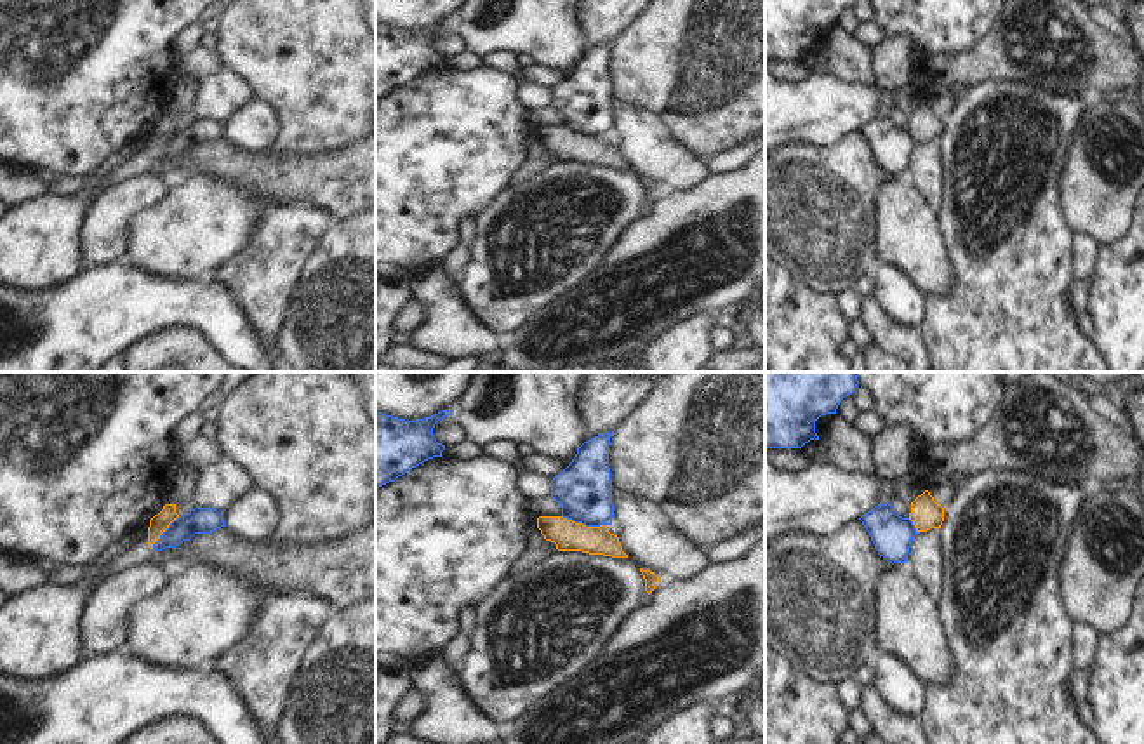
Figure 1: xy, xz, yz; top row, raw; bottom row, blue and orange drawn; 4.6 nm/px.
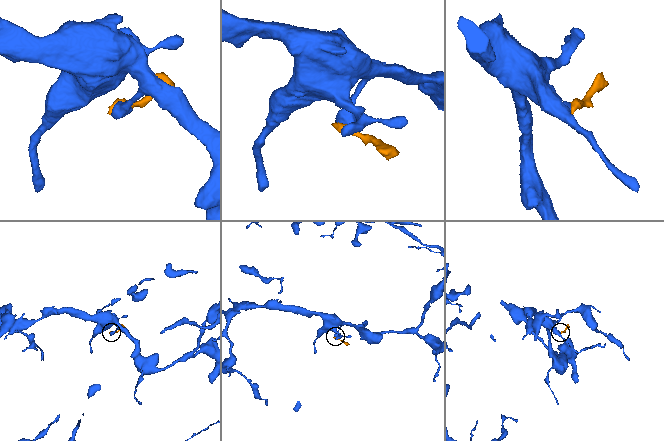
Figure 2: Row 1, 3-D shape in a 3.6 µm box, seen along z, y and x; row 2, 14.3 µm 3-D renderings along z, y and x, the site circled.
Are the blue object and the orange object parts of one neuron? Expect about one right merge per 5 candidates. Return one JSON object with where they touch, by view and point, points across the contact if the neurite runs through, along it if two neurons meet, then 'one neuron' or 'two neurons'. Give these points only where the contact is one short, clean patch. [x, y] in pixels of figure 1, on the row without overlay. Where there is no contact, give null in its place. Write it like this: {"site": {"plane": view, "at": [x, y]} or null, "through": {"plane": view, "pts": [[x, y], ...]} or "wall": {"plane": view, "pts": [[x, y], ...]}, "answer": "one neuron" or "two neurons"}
{"site": {"plane": "xz", "at": [583, 134]}, "wall": {"plane": "xz", "pts": [[562, 126], [586, 136], [604, 136]]}, "answer": "two neurons"}

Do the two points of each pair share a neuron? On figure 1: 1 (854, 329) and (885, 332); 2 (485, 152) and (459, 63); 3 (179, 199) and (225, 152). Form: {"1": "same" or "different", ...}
{"1": "different", "2": "different", "3": "different"}

